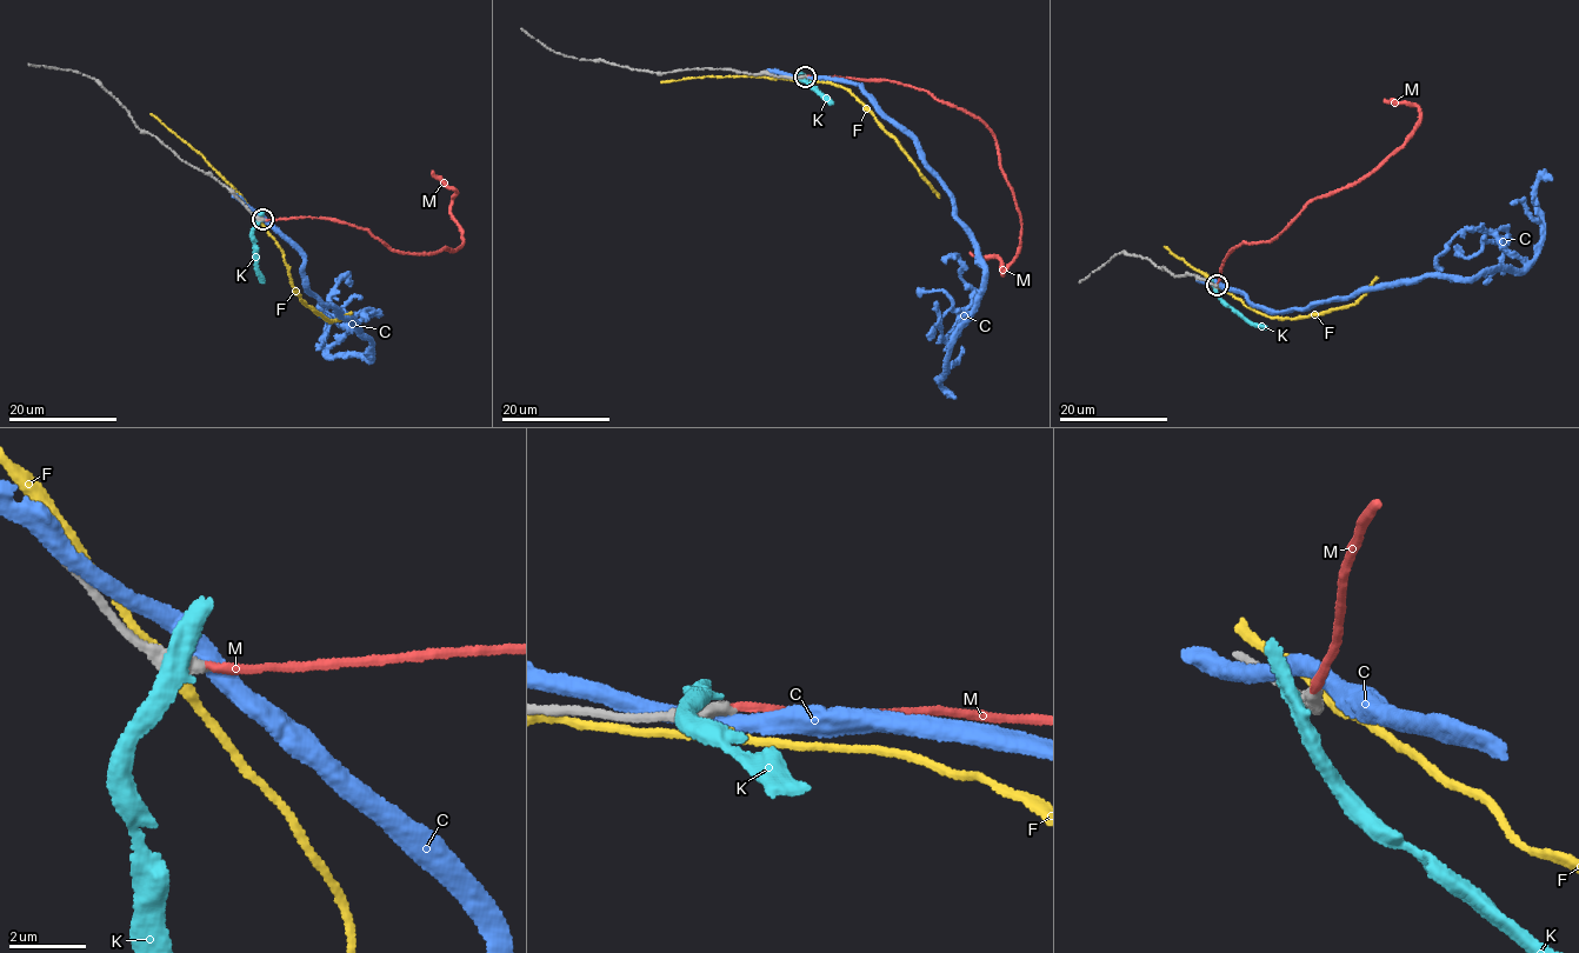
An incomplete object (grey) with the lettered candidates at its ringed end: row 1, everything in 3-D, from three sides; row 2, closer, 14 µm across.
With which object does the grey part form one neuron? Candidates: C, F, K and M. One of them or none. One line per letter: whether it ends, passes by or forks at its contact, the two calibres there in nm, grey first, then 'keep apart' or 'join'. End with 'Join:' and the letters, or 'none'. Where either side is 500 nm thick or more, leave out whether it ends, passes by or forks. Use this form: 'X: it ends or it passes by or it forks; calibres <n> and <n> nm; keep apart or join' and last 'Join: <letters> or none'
C: it passes by; calibres 400 and 440 nm; keep apart
F: calibres 500 and 320 nm; keep apart
K: calibres 500 and 440 nm; keep apart
M: it ends; calibres 440 and 200 nm; join
Join: M

